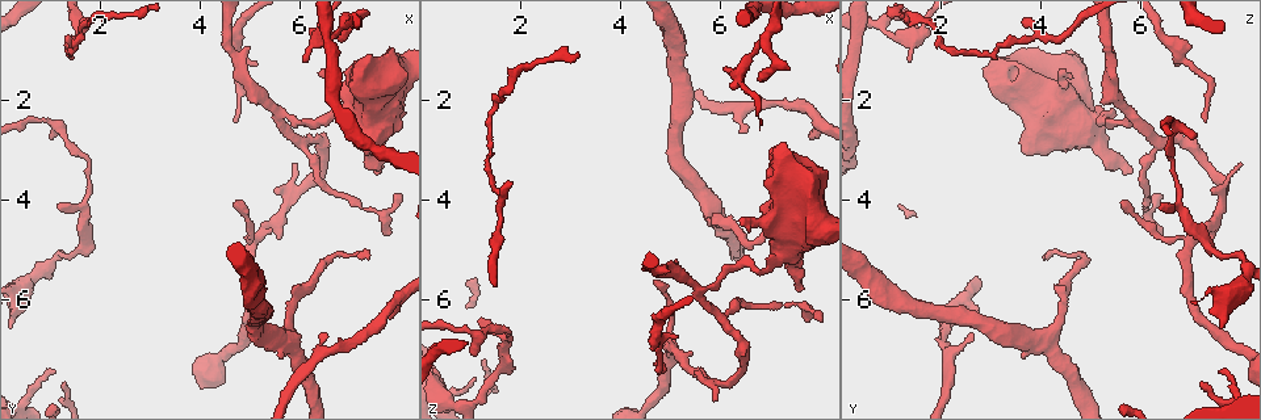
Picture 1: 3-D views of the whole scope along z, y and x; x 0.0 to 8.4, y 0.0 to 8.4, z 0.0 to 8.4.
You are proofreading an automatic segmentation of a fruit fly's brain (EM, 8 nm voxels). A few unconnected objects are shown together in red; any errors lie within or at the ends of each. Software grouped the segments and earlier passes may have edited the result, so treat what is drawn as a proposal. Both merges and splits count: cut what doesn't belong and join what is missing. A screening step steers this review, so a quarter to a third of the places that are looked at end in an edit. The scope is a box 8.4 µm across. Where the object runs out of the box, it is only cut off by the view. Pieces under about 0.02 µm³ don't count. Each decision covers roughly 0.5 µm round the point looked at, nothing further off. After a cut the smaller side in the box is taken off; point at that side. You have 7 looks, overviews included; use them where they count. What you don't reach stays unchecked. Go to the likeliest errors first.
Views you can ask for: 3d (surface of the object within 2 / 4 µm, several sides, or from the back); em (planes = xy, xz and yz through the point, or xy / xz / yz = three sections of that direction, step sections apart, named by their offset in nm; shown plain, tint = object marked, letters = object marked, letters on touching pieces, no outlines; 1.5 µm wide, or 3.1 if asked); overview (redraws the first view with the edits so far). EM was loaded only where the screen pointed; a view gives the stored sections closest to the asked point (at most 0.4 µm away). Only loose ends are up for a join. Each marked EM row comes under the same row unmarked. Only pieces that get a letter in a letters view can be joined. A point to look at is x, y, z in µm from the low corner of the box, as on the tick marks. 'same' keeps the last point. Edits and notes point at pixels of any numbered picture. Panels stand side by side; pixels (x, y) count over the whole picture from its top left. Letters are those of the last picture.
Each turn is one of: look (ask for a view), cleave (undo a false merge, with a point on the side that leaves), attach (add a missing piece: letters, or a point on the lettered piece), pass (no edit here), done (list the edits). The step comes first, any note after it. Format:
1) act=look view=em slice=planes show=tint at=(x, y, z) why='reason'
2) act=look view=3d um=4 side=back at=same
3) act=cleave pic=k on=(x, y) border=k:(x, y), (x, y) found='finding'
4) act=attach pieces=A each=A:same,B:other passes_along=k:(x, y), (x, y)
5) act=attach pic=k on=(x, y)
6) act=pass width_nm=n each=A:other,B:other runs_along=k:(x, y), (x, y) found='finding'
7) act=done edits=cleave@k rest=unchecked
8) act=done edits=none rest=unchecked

act=look view=3d um=4 at=(7.75, 6.40, 2.70) why='free end'

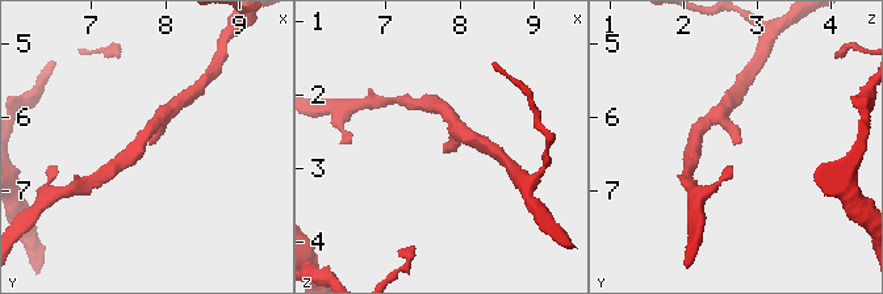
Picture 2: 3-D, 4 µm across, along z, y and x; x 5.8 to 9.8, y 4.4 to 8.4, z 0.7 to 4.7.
act=look view=em slice=yz step=8 show=letters at=(7.75, 6.35, 2.70) arm_widths_nm=220,220

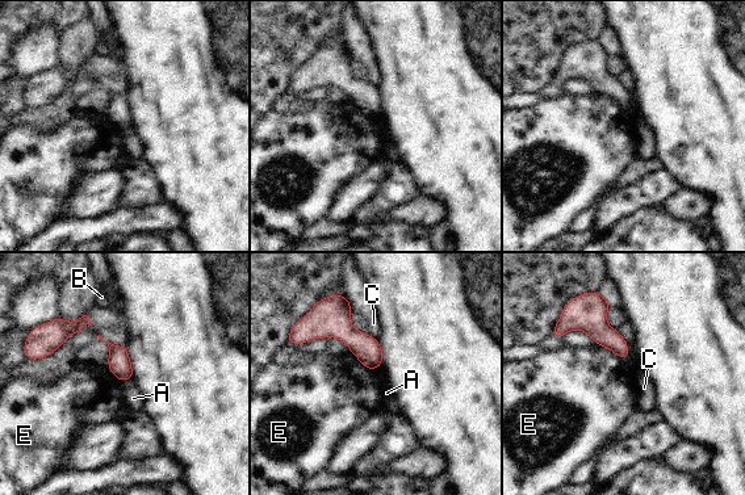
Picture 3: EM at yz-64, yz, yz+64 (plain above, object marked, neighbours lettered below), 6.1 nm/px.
act=look view=em slice=planes show=letters at=same why='cut it another way'

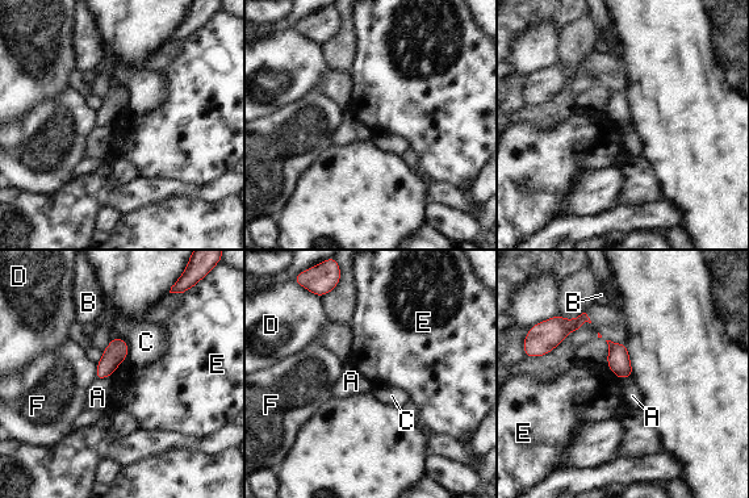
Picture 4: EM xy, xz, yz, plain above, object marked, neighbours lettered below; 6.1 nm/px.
act=pass each=A:other,B:other,C:other,D:other,E:other,F:other border=4:(97, 364), (93, 379) found='none of them fits'

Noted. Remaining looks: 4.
act=look view=3d um=4 at=(7.20, 2.40, 5.05) why='thick turns thin'

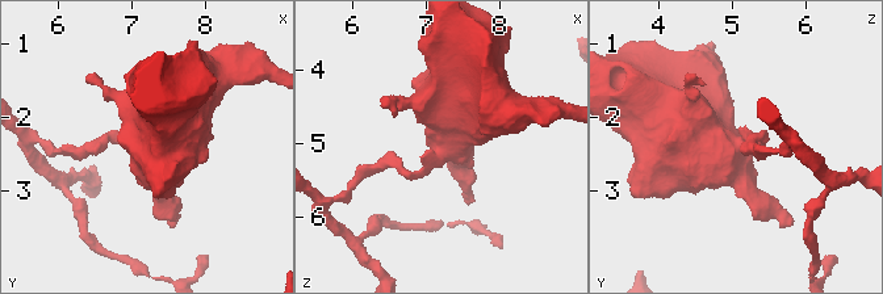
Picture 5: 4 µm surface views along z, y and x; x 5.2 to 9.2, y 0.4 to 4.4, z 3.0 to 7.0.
act=look view=em slice=planes show=letters at=(7.20, 2.35, 5.05)

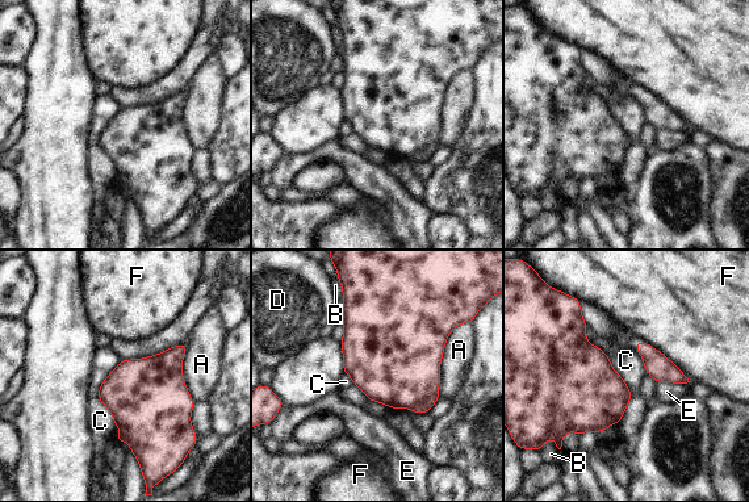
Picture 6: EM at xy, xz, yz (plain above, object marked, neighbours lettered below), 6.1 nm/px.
act=pass width_nm=440 each=A:other,B:other,C:other,D:other,E:other,F:other border=6:(588, 341), (630, 389), (620, 422) found='continuous, no second cell'

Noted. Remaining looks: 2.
act=look view=em slice=xz step=8 show=letters at=(0.75, 2.40, 6.60) why='narrows sharply'

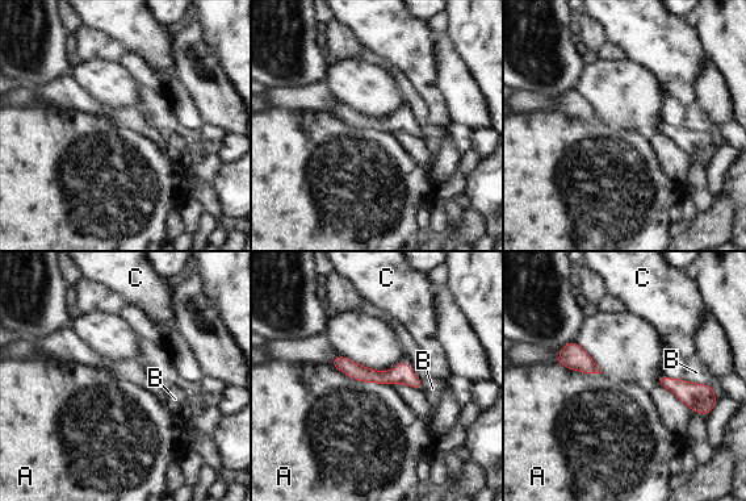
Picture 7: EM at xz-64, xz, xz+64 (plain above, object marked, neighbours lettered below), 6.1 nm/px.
act=pass each=A:other,B:other,C:other runs_along=7:(335, 363), (418, 385) found='all the same cell'

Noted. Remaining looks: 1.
act=done edits=none rest=unchecked

